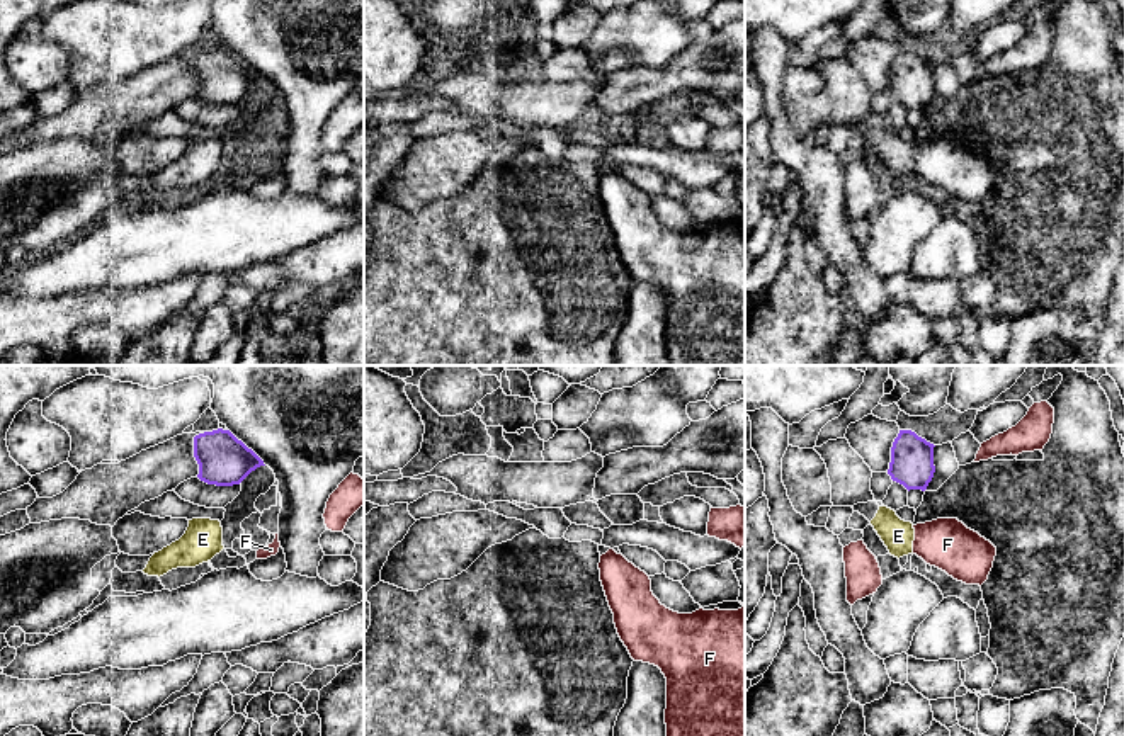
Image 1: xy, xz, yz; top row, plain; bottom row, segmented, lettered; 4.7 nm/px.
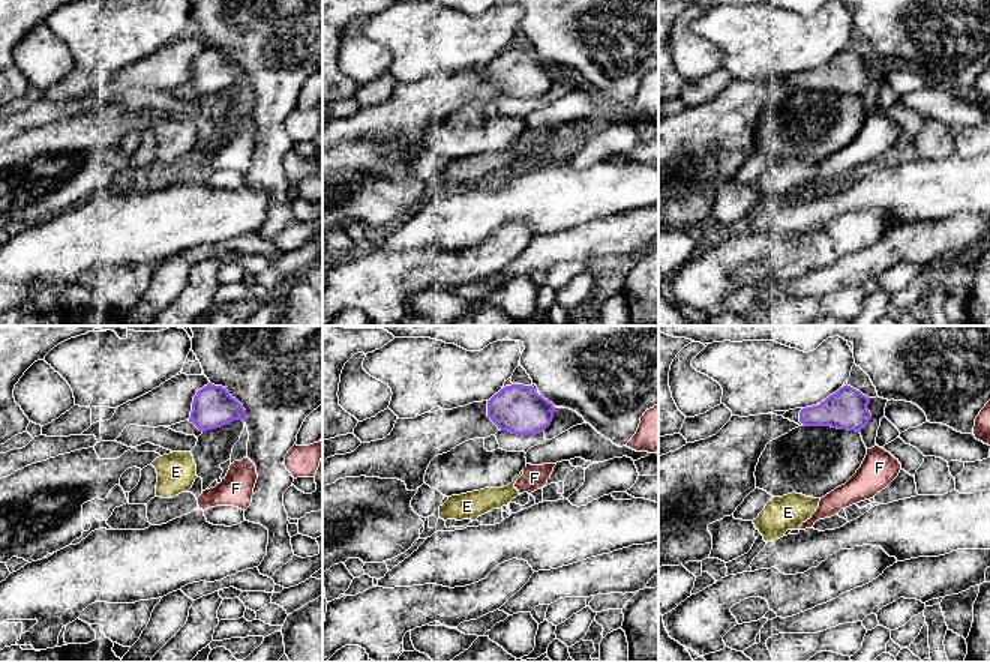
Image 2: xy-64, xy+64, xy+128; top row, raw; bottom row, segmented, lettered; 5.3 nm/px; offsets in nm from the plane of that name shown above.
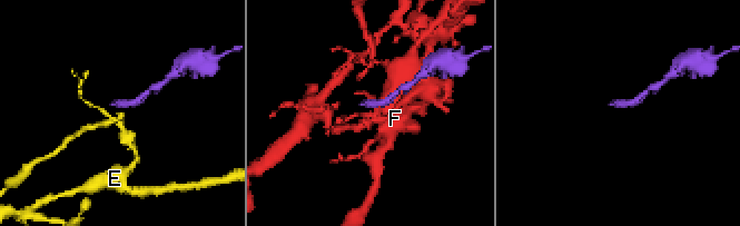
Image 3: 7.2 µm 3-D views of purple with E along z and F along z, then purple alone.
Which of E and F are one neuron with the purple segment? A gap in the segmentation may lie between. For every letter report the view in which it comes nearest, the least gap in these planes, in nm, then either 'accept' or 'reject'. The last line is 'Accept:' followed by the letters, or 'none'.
E: view yz; gap 120 nm; reject
F: view yz; gap 150 nm; reject
Accept: none

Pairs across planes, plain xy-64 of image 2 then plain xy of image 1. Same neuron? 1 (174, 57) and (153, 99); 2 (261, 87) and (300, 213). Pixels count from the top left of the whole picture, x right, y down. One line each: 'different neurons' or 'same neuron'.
1: same neuron
2: different neurons

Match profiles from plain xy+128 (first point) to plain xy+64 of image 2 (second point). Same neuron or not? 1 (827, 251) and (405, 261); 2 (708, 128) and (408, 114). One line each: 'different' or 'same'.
1: same
2: same

